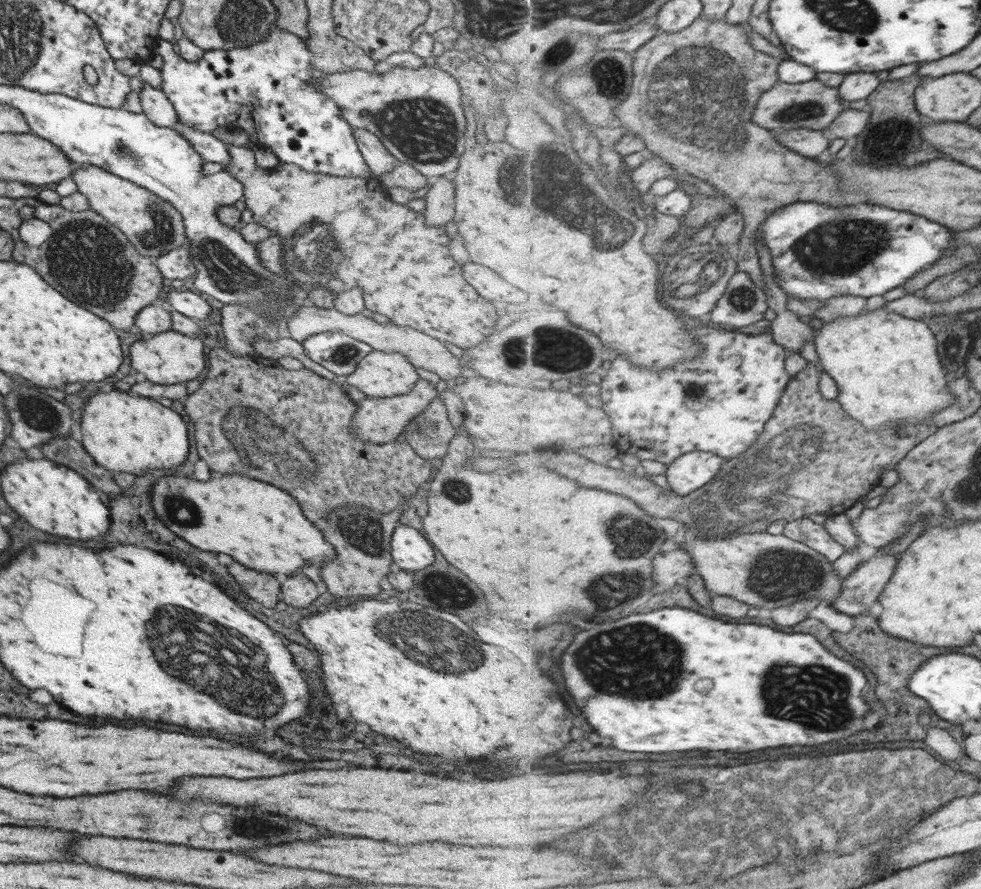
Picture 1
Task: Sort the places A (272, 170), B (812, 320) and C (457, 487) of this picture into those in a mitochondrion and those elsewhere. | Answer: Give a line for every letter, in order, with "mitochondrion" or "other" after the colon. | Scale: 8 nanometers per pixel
A: other
B: other
C: mitochondrion

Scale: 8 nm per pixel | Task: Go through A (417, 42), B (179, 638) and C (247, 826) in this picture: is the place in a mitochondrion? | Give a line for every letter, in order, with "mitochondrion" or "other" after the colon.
A: other
B: mitochondrion
C: mitochondrion

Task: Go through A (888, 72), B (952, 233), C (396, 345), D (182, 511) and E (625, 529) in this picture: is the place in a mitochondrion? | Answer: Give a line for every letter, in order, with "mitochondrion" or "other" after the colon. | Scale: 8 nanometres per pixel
A: other
B: other
C: other
D: mitochondrion
E: mitochondrion

